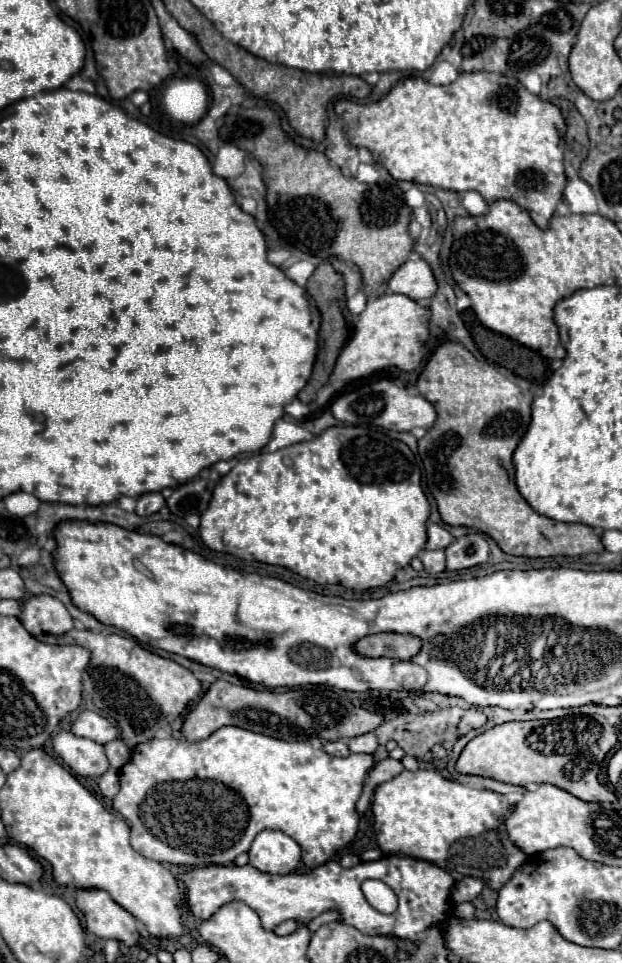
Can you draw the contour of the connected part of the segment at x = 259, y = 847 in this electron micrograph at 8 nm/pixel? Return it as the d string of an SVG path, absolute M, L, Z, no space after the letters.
M261 831L249 849L249 863L263 873L285 875L291 873L299 861L299 843L281 831Z

